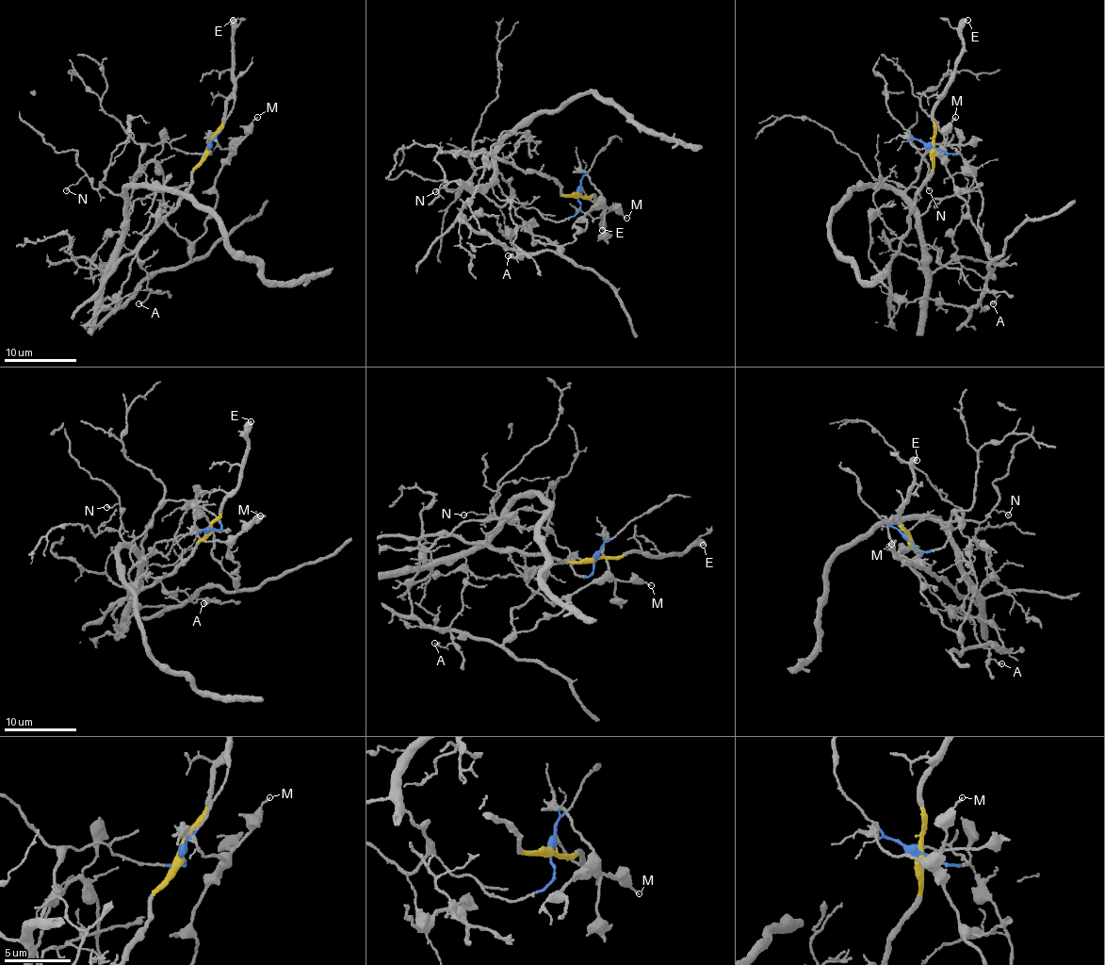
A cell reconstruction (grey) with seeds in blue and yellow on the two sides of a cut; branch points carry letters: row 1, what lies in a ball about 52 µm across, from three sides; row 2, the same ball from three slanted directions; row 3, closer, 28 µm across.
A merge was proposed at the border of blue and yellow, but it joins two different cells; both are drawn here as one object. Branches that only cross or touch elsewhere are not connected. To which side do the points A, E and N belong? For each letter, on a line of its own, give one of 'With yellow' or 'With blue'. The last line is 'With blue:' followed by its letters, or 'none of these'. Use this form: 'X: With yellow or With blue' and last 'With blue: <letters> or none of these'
A: With blue
E: With yellow
N: With blue
With blue: A, N

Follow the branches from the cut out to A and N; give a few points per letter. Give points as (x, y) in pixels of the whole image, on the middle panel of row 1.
A: (577, 195), (577, 210), (548, 220), (525, 208), (495, 169), (493, 192), (511, 204), (521, 252), (509, 255)
N: (577, 195), (577, 210), (560, 220), (548, 220), (525, 208), (491, 167), (479, 167), (454, 188), (436, 192)

